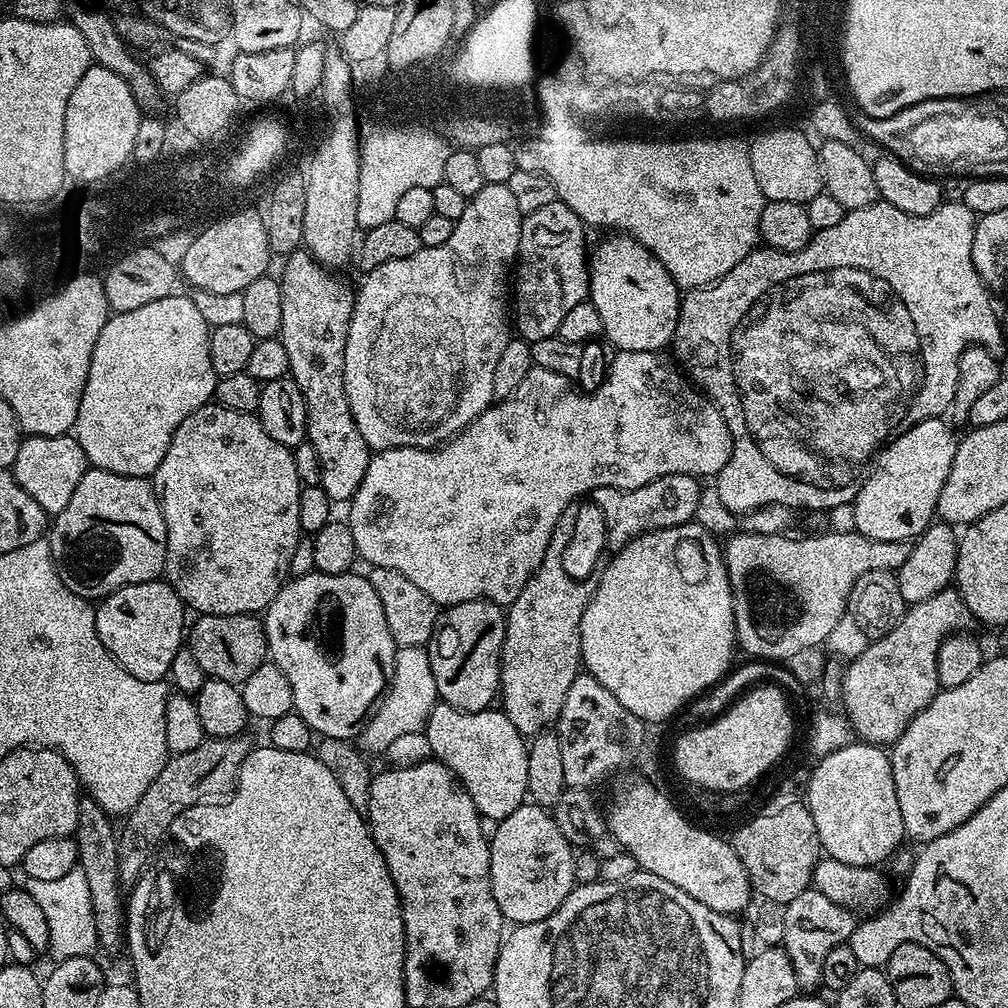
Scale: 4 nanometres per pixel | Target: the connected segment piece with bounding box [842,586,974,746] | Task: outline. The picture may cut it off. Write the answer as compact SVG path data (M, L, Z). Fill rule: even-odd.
M955 587L944 588L934 598L926 598L926 602L911 605L904 616L885 636L875 637L866 645L862 654L849 659L842 672L842 701L844 700L843 715L848 721L848 727L863 743L877 746L891 746L910 726L916 715L934 699L941 691L938 682L938 650L947 636L963 633L974 624L974 617L966 602L960 597Z

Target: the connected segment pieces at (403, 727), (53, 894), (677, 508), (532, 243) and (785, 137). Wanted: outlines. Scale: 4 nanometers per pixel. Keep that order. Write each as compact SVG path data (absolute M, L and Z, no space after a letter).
M423 647L400 648L396 654L396 665L388 691L384 693L378 707L373 711L372 719L364 727L363 747L369 753L384 752L399 736L404 736L407 732L419 733L428 723L428 715L432 713L432 707L437 703L434 674L430 670L427 651Z
M80 867L70 870L70 874L55 882L28 880L26 887L30 898L38 902L42 915L46 917L46 927L50 930L47 955L53 956L53 961L92 956L97 951L94 906L90 906L90 886L86 883L86 874L82 874Z
M677 472L674 475L659 476L658 479L632 491L623 491L613 512L611 510L608 516L609 549L617 552L642 533L689 523L695 517L701 491L702 486L697 477L680 475Z
M554 199L541 209L534 210L524 216L524 225L520 235L520 249L516 255L514 276L516 280L516 304L514 300L514 328L518 331L519 339L526 341L541 340L556 335L558 326L562 326L562 318L578 302L589 299L588 273L590 271L590 256L584 252L584 221L570 210L560 200Z
M776 128L773 132L764 132L756 141L751 141L748 153L765 201L798 202L807 206L810 198L824 191L818 148L808 141L806 133L796 128Z

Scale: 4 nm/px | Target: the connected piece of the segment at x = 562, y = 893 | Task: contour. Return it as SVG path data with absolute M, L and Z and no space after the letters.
M526 802L514 810L505 820L495 825L496 833L491 833L490 850L490 886L494 890L494 902L502 910L505 921L513 925L542 922L550 918L566 902L566 898L577 885L575 860L578 857L574 845L562 834L555 815L547 807Z

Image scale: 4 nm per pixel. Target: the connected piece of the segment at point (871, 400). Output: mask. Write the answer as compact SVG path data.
M877 199L876 203L870 206L862 206L862 210L845 211L842 222L838 222L821 232L813 232L808 245L802 250L798 250L797 252L779 252L777 248L757 246L752 249L750 254L746 254L746 258L742 258L742 262L738 262L738 266L734 266L734 270L727 272L721 280L715 280L704 288L694 288L683 293L680 302L680 313L678 314L678 326L676 327L676 335L674 337L674 349L676 348L674 356L682 365L683 371L687 375L688 372L692 375L690 377L691 383L715 404L716 409L722 414L722 418L732 435L730 462L726 462L726 466L722 466L722 470L717 472L714 477L714 487L718 490L718 498L722 498L722 506L726 506L726 510L730 510L733 514L739 514L756 511L760 507L766 507L767 504L781 504L791 510L798 510L798 508L822 508L822 510L829 510L834 506L841 506L842 503L851 504L860 492L862 483L860 463L863 460L869 459L868 461L871 461L885 445L895 440L896 437L901 436L906 430L910 430L918 422L943 417L945 415L943 412L947 413L951 409L956 387L958 386L958 358L963 354L965 348L979 346L996 350L999 349L999 344L1004 340L1004 332L1000 329L1000 320L996 317L995 310L992 309L993 293L982 282L982 278L972 261L974 230L976 229L977 219L976 213L971 212L963 202L956 202L956 204L941 202L930 214L915 216L914 214L906 214L906 210L898 210L898 206L890 206L886 201Z

